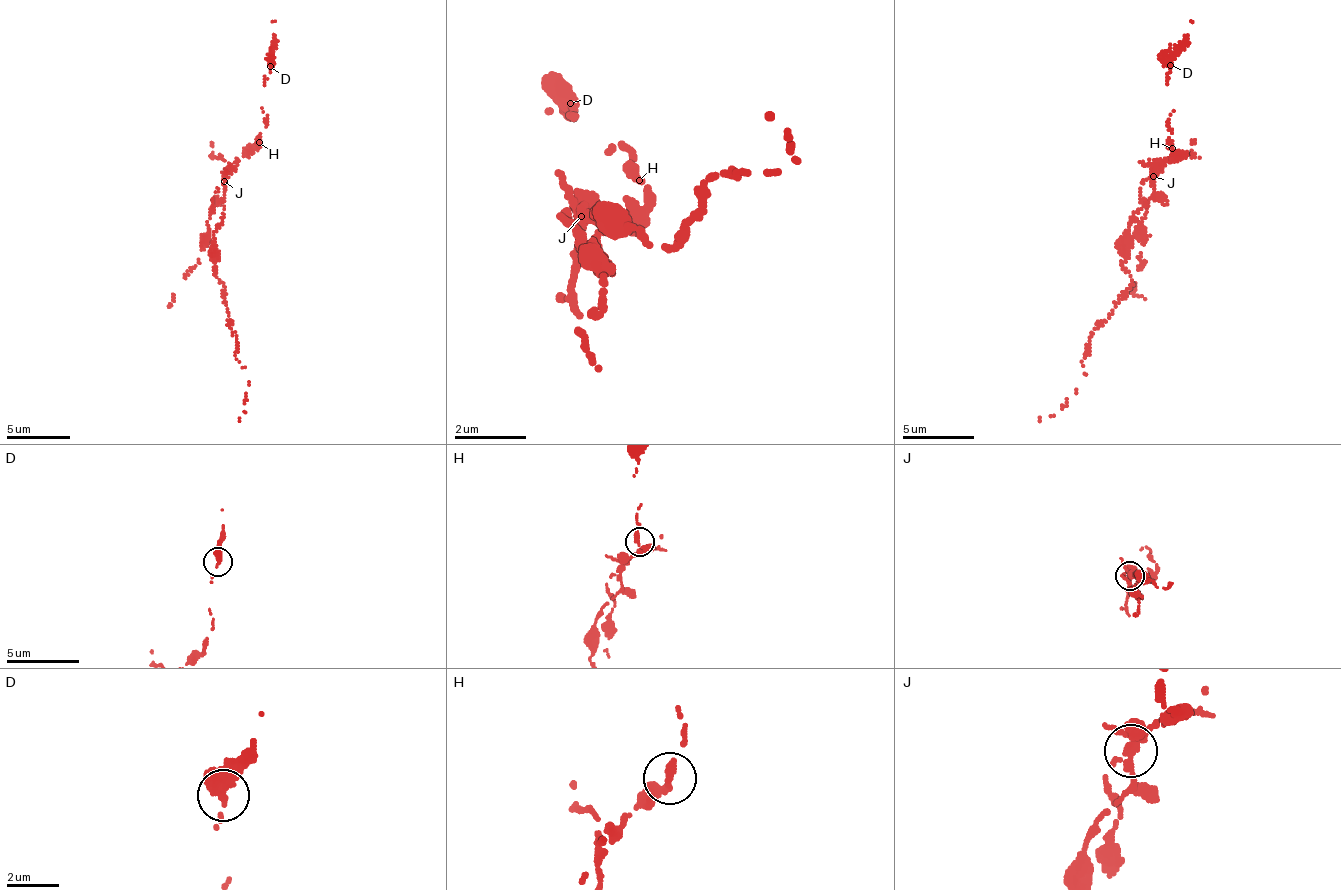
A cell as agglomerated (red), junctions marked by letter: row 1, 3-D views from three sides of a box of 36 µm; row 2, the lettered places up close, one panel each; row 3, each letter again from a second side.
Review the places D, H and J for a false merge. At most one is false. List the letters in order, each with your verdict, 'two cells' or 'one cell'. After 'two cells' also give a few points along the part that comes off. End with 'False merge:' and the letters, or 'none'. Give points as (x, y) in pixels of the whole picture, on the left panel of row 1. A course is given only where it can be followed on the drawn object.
D: one cell
H: one cell
J: two cells; course (224, 180), (222, 221), (213, 235), (216, 273), (249, 385), (239, 421)
False merge: J

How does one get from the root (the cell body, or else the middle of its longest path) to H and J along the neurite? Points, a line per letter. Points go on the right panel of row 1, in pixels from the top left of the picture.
H: (1133, 216), (1154, 196), (1154, 170), (1179, 159), (1172, 148)
J: (1133, 216), (1154, 196), (1154, 175)

